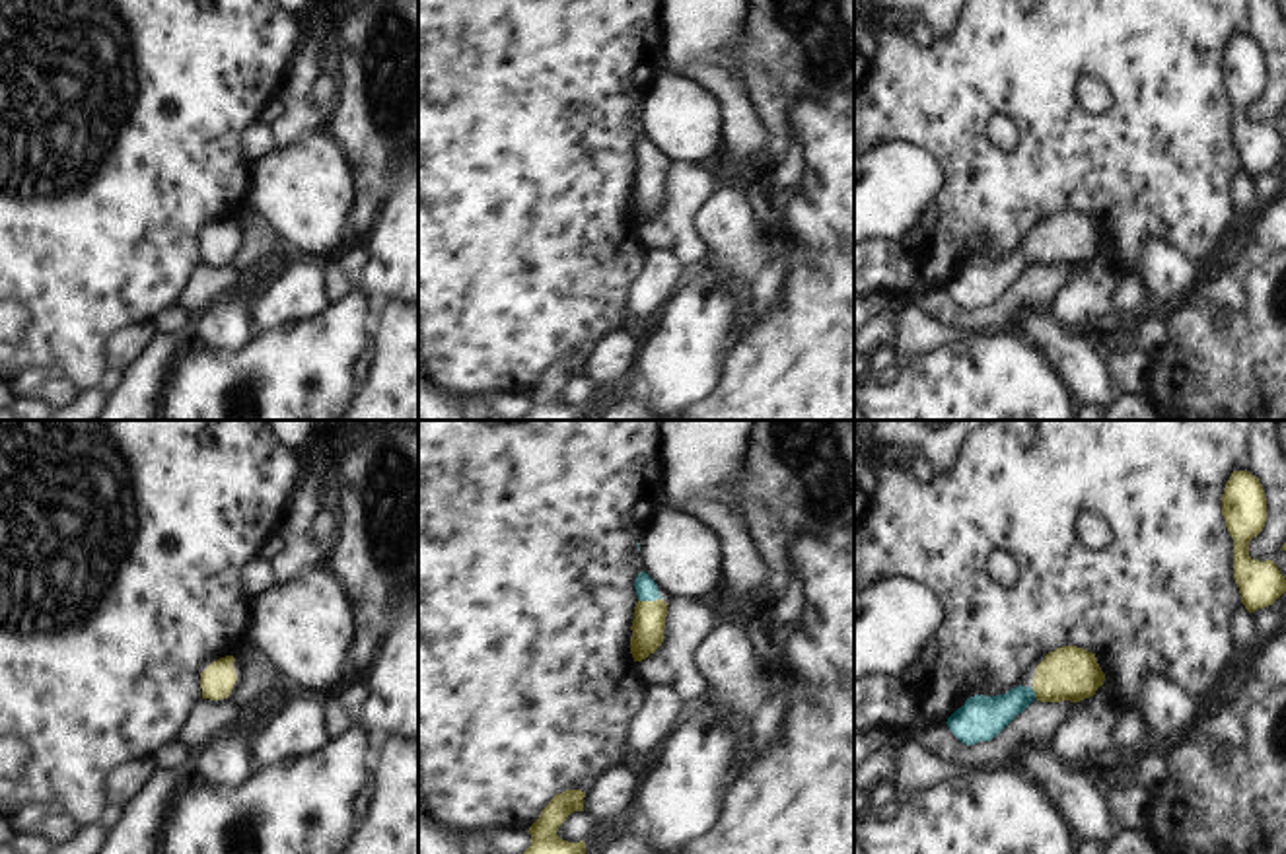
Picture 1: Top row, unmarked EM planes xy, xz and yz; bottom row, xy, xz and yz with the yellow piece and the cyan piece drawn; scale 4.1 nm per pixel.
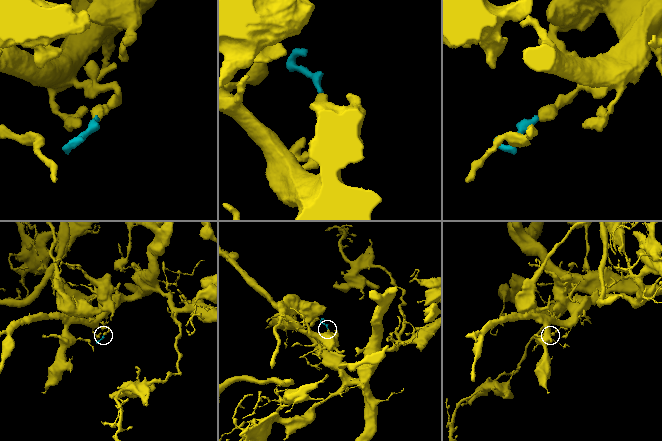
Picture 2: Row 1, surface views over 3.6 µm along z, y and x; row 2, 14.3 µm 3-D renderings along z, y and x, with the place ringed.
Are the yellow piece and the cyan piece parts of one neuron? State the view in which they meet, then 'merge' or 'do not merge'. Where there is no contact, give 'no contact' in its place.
meets yellow in xz; merge

